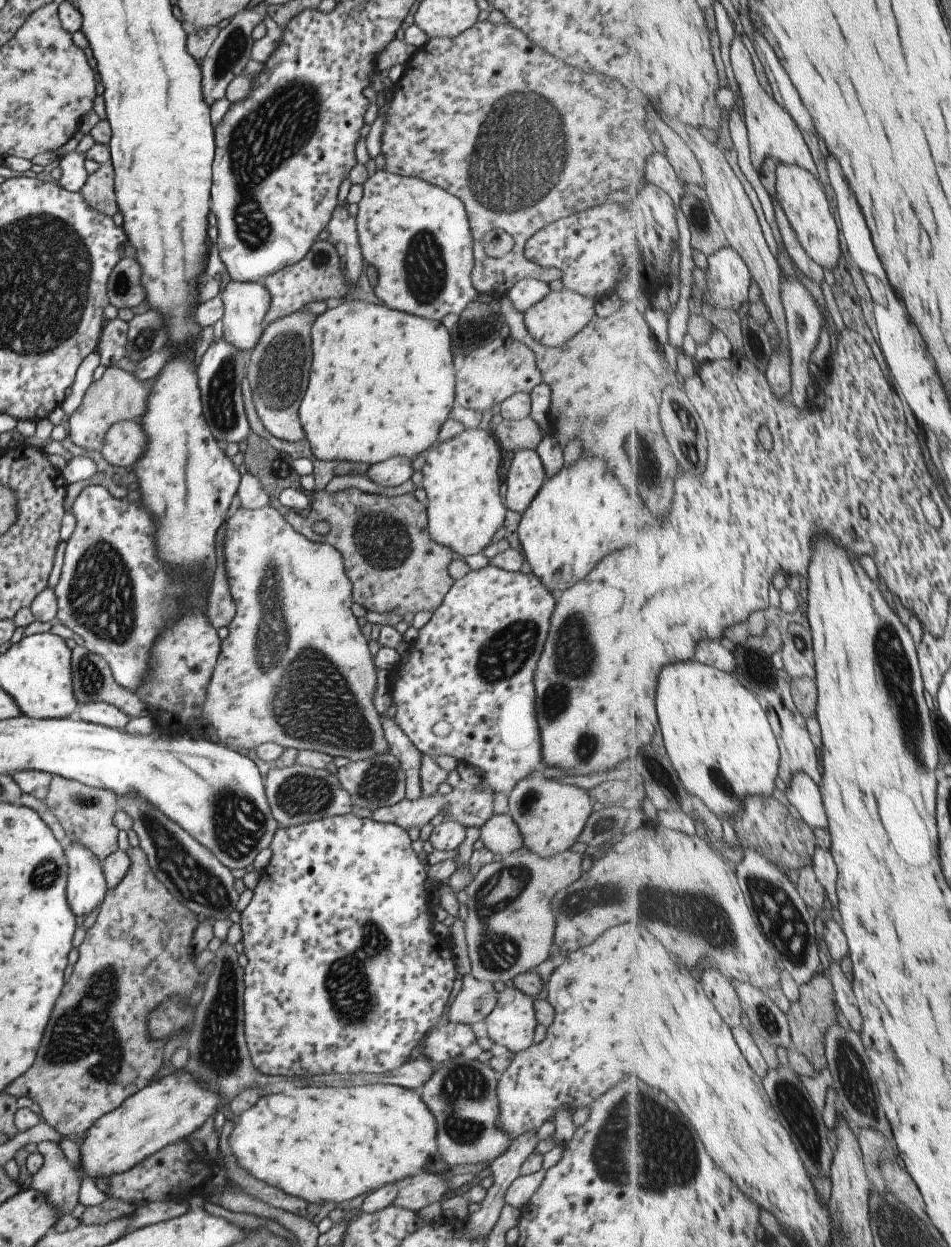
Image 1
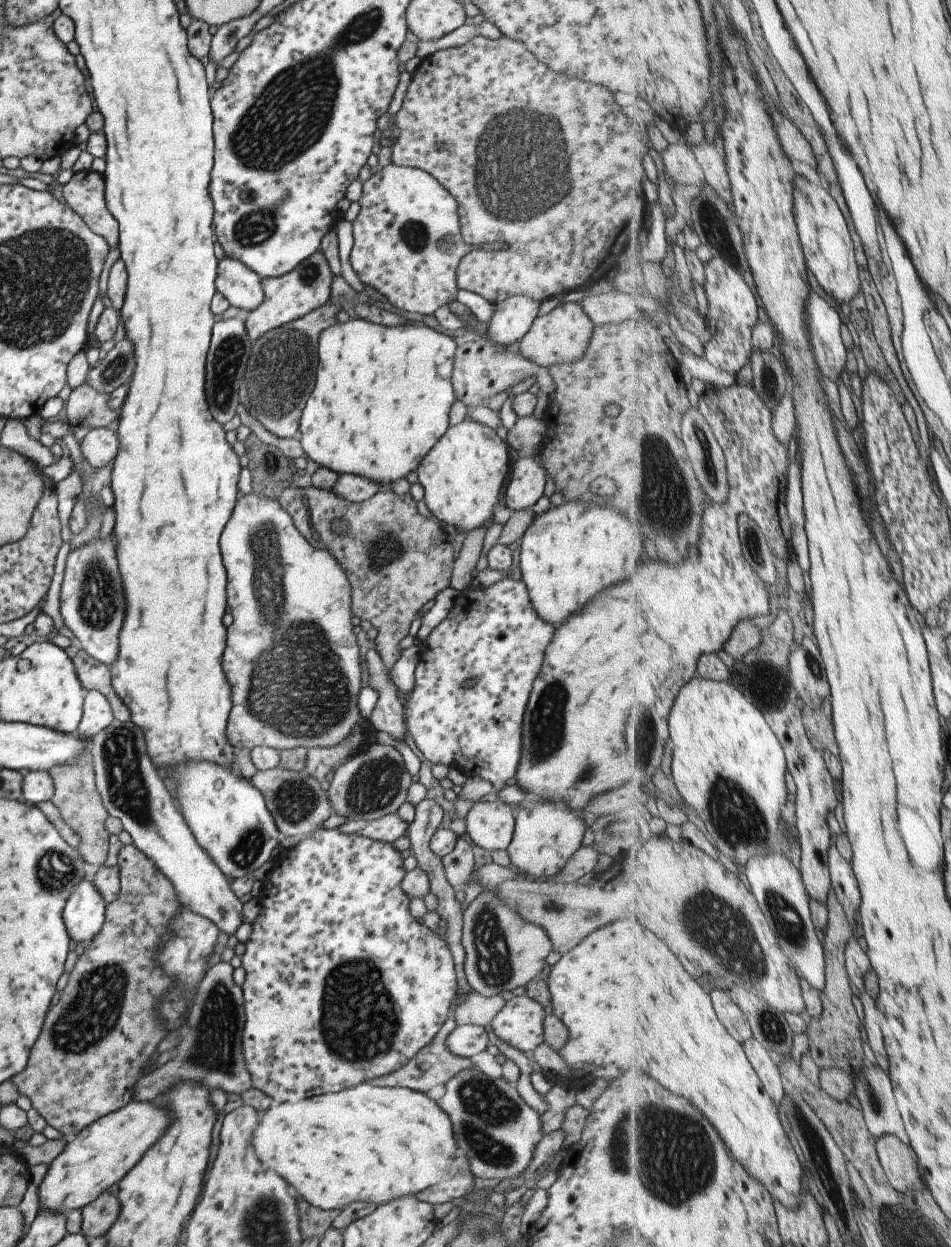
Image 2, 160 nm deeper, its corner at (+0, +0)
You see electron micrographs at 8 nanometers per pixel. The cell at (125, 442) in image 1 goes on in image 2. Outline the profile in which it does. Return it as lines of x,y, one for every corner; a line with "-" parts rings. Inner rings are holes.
101,427
89,431
78,445
85,462
93,468
101,468
115,458
117,440
115,432
107,427

